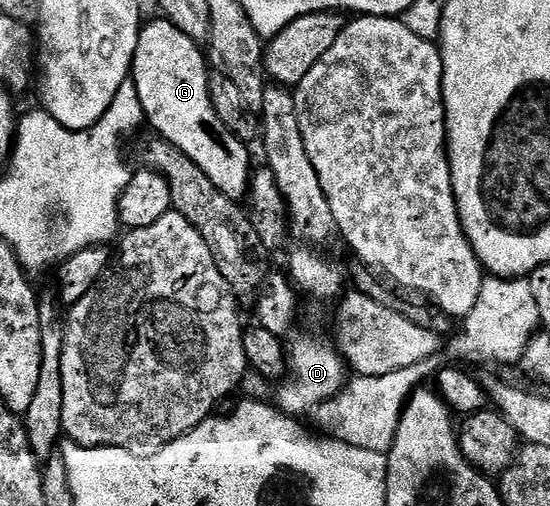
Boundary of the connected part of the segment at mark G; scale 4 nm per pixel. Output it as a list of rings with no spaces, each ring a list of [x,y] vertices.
[[[158,19],[144,26],[139,35],[139,43],[135,47],[131,80],[139,91],[139,103],[145,112],[145,121],[154,129],[156,136],[162,141],[171,143],[187,159],[191,159],[227,195],[232,201],[240,202],[248,194],[249,179],[251,176],[251,164],[249,165],[250,146],[240,141],[235,134],[219,119],[219,115],[213,110],[211,103],[211,91],[209,90],[209,75],[211,66],[203,52],[202,46],[193,41],[179,27],[171,22]]]

